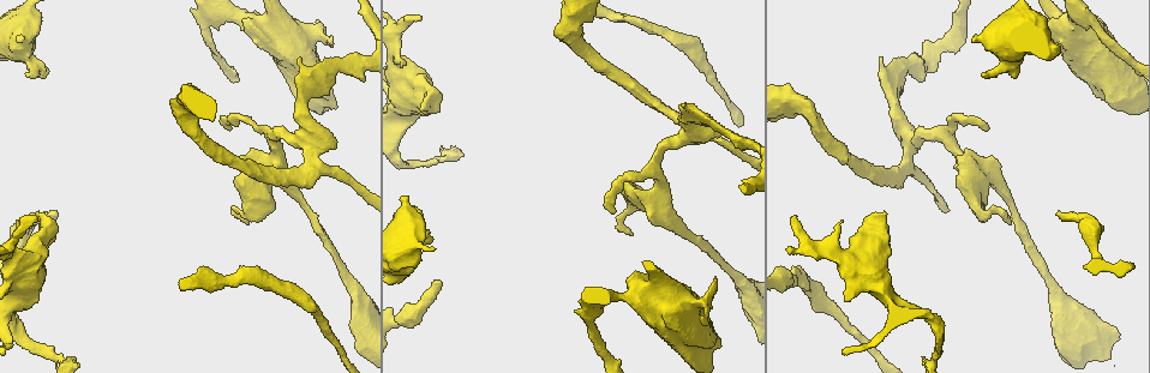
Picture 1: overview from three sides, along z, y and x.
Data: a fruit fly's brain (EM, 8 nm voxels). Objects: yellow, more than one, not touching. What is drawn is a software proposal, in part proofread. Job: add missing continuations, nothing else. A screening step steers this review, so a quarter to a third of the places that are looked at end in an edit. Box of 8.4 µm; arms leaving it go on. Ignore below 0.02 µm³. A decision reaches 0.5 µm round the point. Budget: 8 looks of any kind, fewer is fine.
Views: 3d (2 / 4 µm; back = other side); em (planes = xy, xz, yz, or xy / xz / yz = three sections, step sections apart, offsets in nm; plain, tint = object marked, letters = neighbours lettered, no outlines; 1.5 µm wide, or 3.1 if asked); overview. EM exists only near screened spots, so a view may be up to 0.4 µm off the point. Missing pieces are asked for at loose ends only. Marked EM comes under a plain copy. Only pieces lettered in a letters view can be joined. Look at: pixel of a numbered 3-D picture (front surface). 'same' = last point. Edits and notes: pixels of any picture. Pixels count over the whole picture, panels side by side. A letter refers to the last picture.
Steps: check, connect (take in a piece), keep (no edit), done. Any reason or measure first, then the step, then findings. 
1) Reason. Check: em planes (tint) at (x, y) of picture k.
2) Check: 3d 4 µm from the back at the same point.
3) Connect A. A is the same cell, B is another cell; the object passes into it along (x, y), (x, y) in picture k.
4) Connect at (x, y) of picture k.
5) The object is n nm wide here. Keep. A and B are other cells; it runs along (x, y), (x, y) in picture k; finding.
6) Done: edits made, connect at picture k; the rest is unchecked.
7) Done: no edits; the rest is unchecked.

An open end. Check: em planes (tint) at (885, 213) of picture 1.

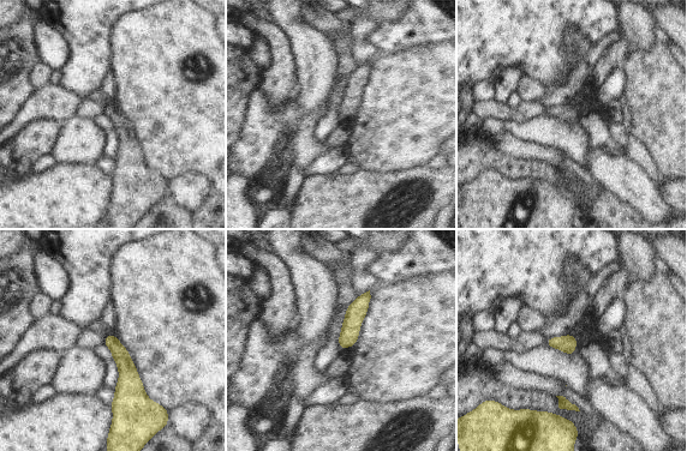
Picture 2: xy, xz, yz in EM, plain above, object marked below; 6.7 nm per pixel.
Check: em planes (letters) at the same point.

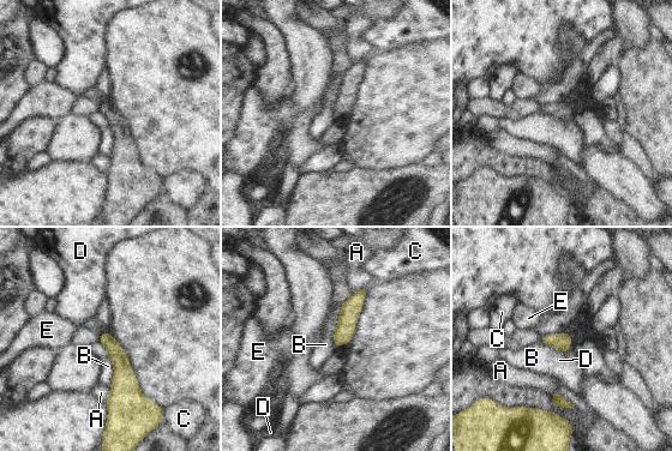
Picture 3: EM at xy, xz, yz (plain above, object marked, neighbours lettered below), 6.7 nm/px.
The longest contact is with B, 280 nm. Keep. A, B, C, D and E are other cells; none of them fits.

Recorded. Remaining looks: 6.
Branch stops here. Check: 3d 4 µm at (420, 19) of picture 1.

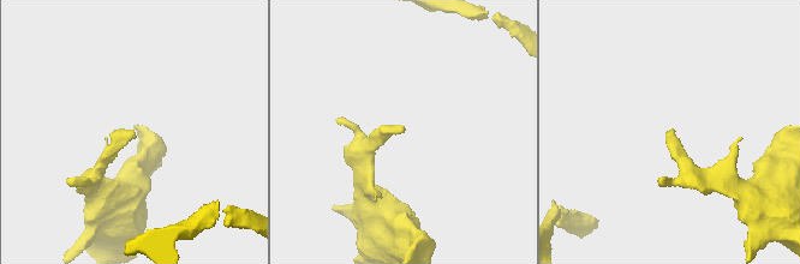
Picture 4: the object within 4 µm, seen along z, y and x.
Check: em 3.1 µm xz step 8 (tint) at (403, 131) of picture 4.

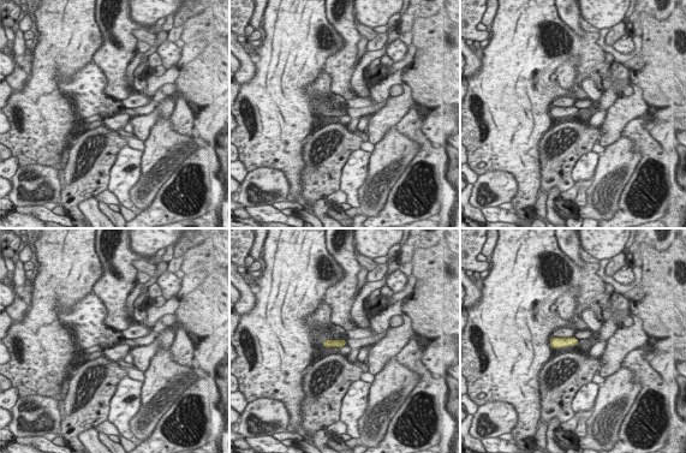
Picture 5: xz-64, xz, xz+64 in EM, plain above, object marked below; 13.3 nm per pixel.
Cut it another way. Check: em 3.1 µm planes (letters) at the same point.

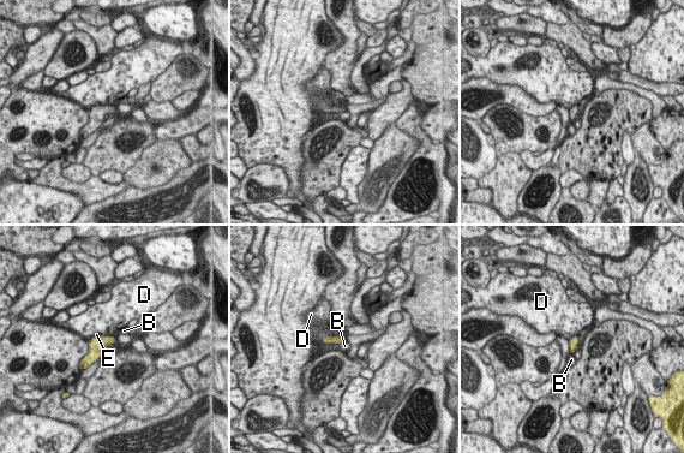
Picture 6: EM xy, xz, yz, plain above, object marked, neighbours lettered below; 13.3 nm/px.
The longest contact is with D, 340 nm. Keep. B, D and E are other cells; none of them fits.

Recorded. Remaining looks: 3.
Check: 3d 4 µm at (957, 157) of picture 1.

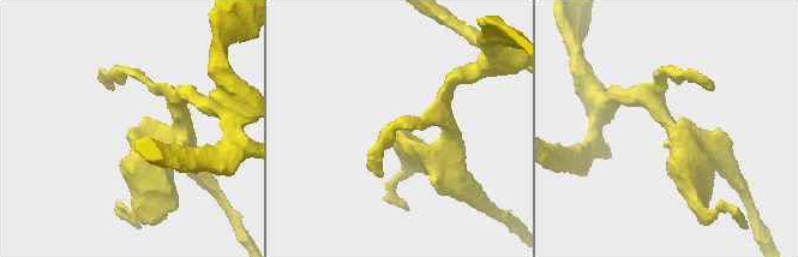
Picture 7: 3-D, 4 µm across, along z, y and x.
Check: em planes (letters) at (398, 133) of picture 7.

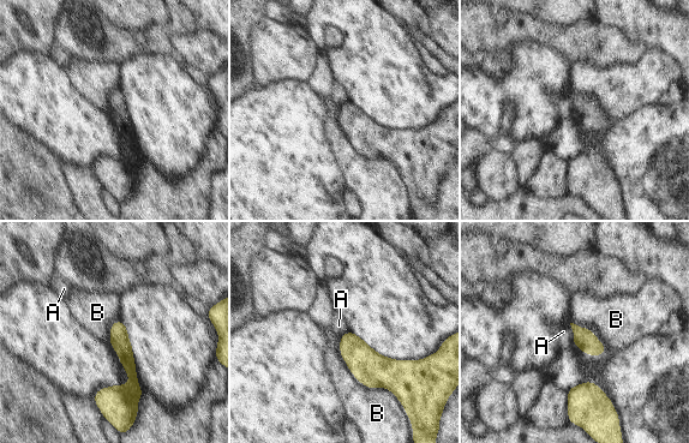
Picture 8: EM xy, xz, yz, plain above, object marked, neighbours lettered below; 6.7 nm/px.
Keep. A and B are other cells; a border runs along (569, 323), (574, 342) in picture 8; none of them fits.

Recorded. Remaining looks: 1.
Done: no edits; the rest is unchecked.

